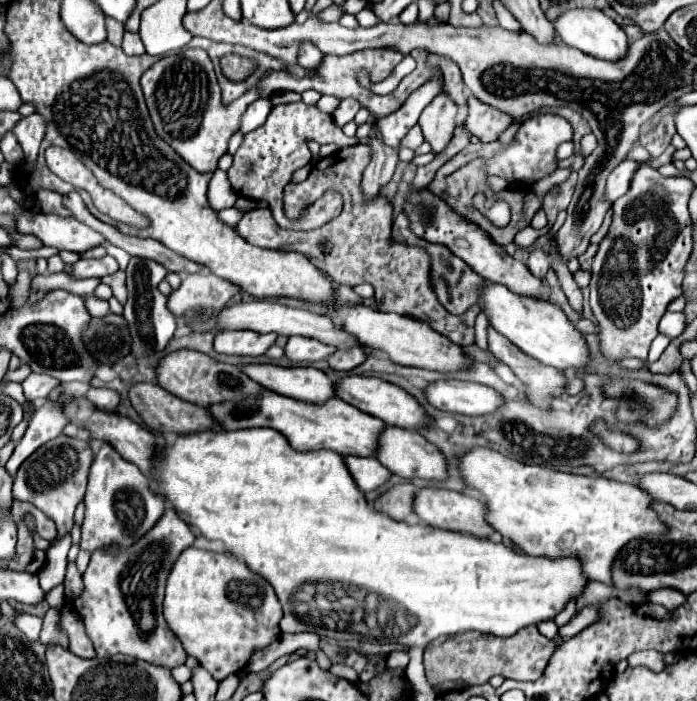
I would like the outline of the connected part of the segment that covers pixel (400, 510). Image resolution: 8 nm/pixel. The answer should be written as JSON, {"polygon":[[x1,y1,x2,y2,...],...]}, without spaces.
{"polygon":[[397,484,375,500,375,510,391,516,393,520,405,520,413,512,415,486,413,484]]}

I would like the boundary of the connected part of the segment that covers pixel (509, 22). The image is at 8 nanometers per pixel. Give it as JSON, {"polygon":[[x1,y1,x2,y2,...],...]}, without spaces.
{"polygon":[[495,4,495,10,497,10,497,20,503,28,507,30,521,30,521,26,517,24,517,20,511,16,509,10,505,10,501,4]]}

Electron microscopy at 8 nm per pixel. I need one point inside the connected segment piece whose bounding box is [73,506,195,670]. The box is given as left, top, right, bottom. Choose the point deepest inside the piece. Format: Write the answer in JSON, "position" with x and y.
{"position":[121,605]}

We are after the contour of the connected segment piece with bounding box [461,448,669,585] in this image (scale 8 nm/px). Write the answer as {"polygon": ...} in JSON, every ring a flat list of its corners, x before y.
{"polygon":[[473,448,461,460,461,474,465,482,481,492,489,508,489,524,503,534,503,538,515,542,527,554,545,556,579,556,583,560,583,570,591,580,599,580,610,585,611,566,617,554,635,538,647,534,665,534,669,526,661,522,653,510,653,498,641,486,609,480,603,476,575,476,567,472,557,472,541,468,535,464,523,464,511,460,491,448]]}

